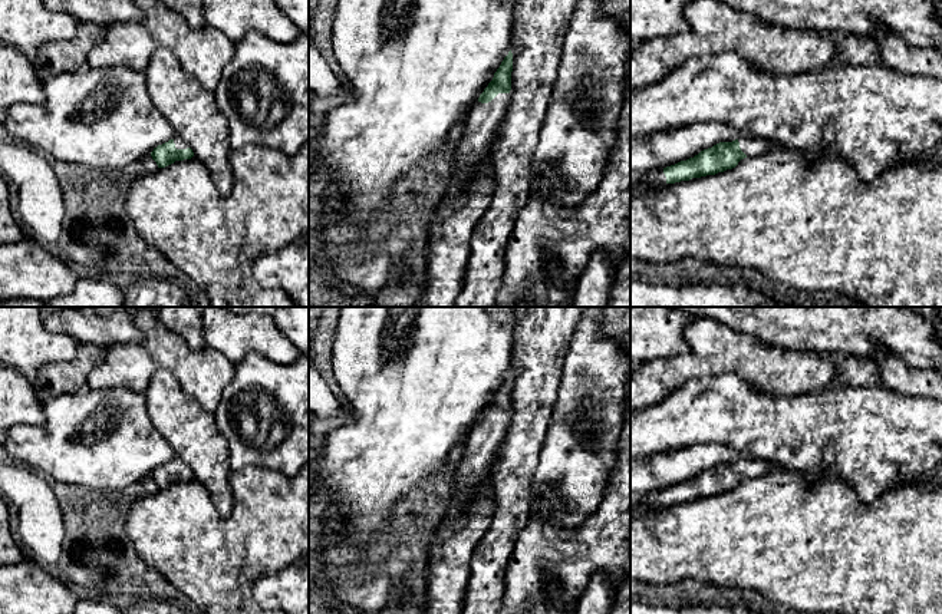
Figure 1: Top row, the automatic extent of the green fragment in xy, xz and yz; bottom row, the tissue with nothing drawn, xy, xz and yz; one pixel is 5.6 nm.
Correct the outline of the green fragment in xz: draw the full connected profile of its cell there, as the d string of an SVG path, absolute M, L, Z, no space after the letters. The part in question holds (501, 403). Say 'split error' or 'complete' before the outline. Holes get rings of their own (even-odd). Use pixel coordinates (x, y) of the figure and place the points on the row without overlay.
split error; M510 372L462 446L464 453L448 499L448 516L457 515L472 501L478 485L493 465L510 425L511 393L513 374Z

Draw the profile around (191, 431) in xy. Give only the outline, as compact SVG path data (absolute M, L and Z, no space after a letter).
M167 369L154 373L145 390L145 405L157 430L208 491L220 516L230 516L234 508L228 482L233 472L230 449L214 413L187 396L178 377Z

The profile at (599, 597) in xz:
M593 574L580 595L574 614L612 614L619 587L606 574Z

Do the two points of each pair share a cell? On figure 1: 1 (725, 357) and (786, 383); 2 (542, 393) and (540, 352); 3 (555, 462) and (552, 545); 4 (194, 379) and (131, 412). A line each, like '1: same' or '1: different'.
1: same
2: same
3: different
4: different

